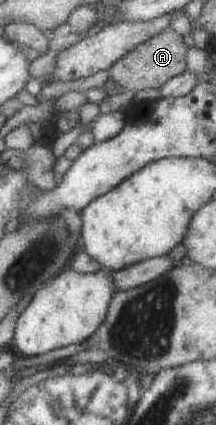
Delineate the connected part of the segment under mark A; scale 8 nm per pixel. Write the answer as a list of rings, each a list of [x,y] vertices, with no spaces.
[[[170,27],[131,49],[111,67],[109,74],[124,90],[137,92],[150,87],[159,88],[166,81],[187,70],[184,60],[186,50],[182,36]]]

